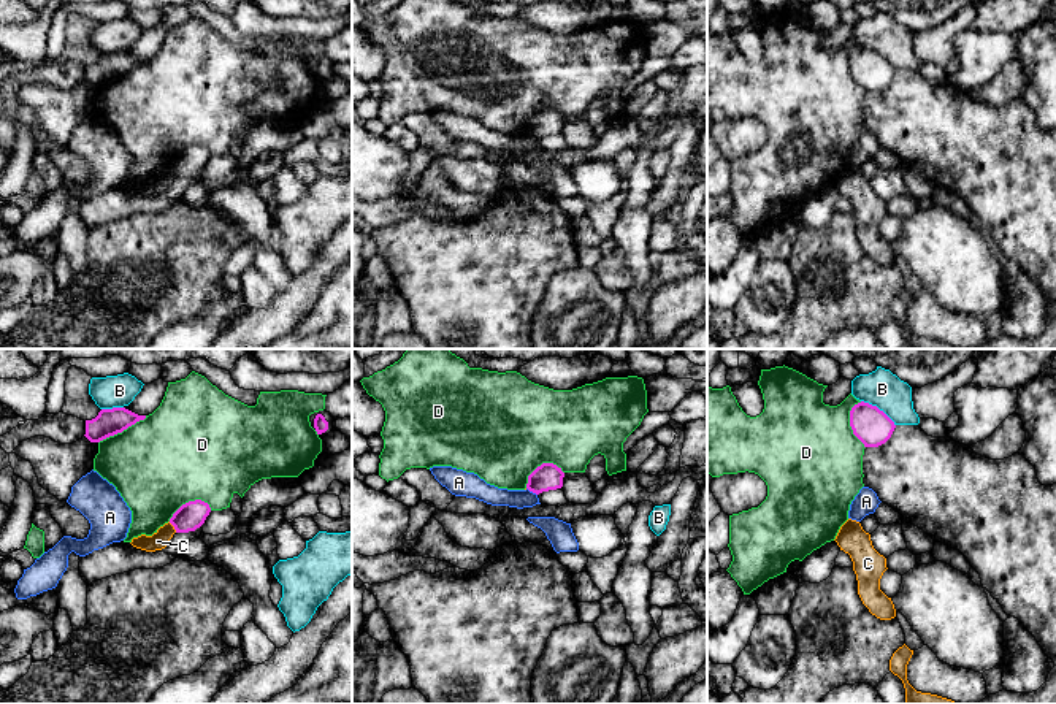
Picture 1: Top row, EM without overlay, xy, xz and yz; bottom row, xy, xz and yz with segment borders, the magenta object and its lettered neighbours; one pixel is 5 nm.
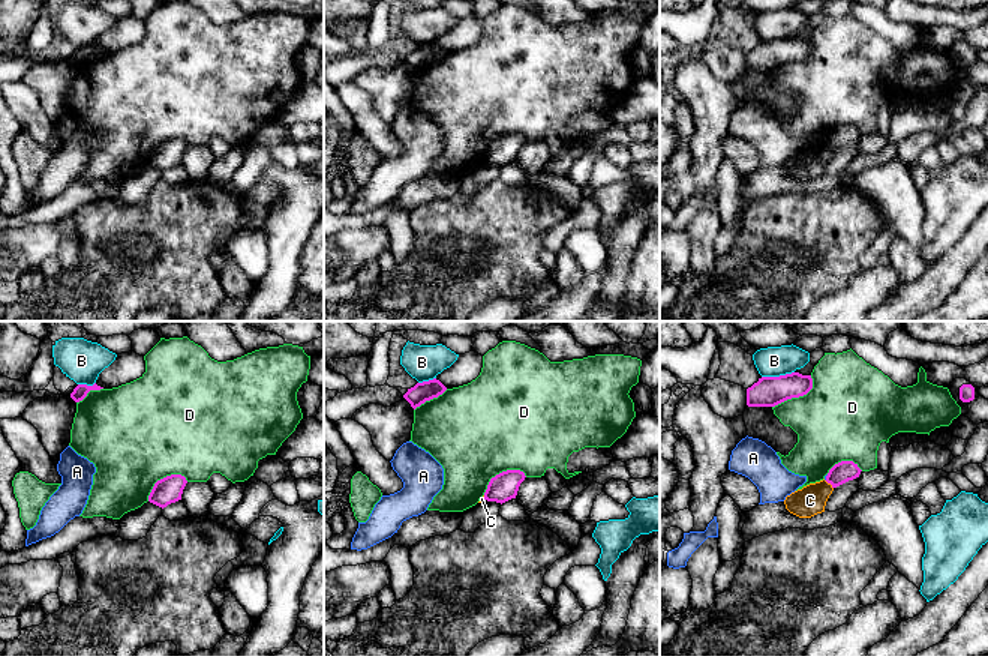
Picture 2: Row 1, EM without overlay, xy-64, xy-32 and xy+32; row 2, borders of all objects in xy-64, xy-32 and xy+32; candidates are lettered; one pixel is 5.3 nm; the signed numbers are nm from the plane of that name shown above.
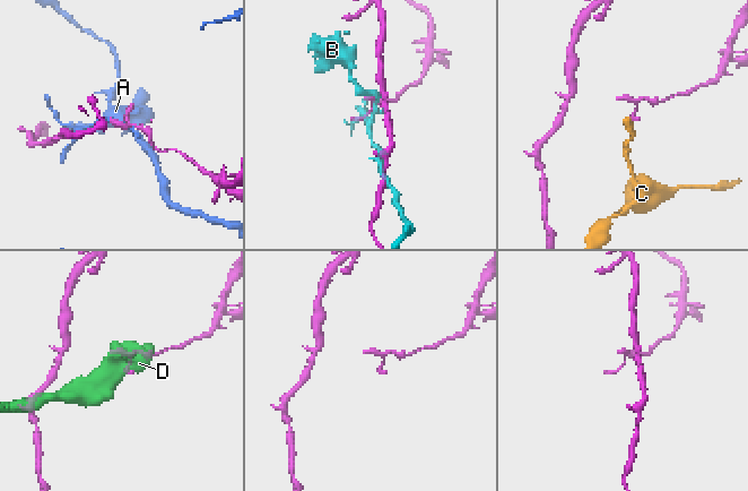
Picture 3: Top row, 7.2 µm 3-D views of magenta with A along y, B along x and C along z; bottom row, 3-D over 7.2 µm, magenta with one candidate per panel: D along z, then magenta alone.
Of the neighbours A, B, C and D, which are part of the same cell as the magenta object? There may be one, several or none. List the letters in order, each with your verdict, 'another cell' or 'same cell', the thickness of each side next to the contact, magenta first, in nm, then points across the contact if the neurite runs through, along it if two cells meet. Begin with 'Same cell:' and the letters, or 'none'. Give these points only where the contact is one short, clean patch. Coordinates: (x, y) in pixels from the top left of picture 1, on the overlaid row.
Same cell: none
A: another cell | 140/100 nm
B: another cell | 190/190 nm
C: another cell | 140/90 nm | along xy (168, 522), (176, 531)
D: another cell | 140/480 nm

